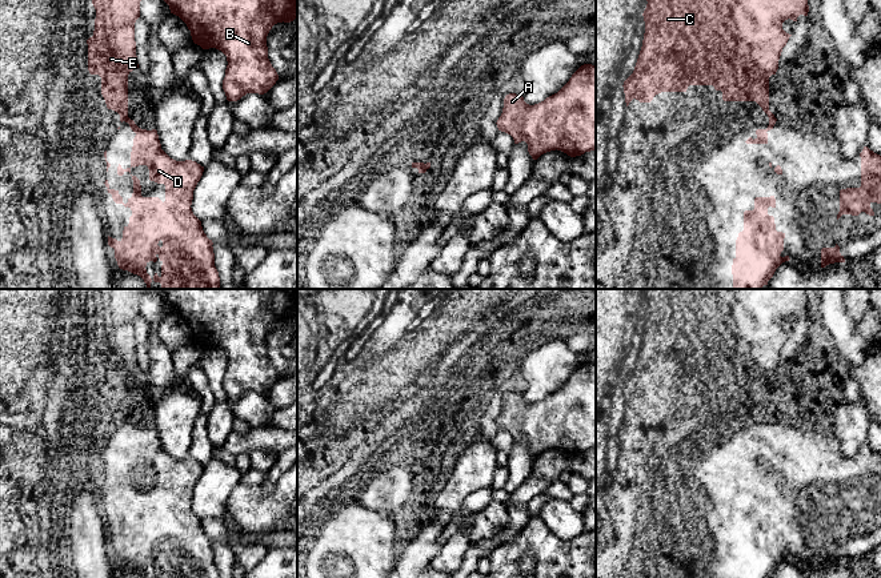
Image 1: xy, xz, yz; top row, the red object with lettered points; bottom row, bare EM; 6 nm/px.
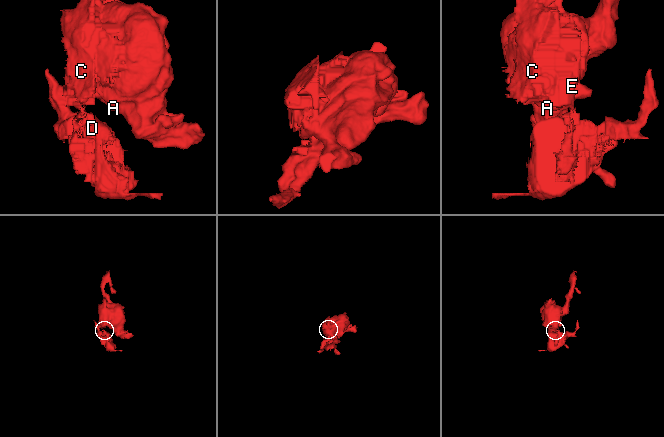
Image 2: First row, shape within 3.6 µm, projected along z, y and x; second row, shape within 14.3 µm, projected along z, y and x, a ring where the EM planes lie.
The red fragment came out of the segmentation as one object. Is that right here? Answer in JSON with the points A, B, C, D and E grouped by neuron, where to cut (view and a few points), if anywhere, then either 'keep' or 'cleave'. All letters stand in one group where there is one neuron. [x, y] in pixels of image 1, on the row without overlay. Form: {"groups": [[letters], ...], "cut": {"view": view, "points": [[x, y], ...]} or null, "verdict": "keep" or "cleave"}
{"groups": [["A", "B", "C", "E"], ["D"]], "cut": {"view": "yz", "points": [[772, 412], [768, 413]]}, "verdict": "cleave"}

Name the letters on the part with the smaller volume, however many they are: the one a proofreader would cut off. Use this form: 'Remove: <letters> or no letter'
Remove: D

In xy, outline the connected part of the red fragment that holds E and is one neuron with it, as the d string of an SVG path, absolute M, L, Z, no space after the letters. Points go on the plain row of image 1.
M112 289L95 290L92 302L96 308L93 334L88 342L88 369L101 376L101 393L107 406L120 413L120 420L128 417L128 373L139 366L135 340L135 321L140 316L140 300L145 293L161 296L191 329L195 342L203 348L216 346L227 354L223 388L228 400L237 400L247 392L267 392L279 378L276 368L268 357L267 334L277 321L291 321L297 317L297 289Z

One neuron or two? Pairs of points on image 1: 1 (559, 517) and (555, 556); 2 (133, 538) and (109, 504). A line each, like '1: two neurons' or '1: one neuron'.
1: two neurons
2: one neuron

